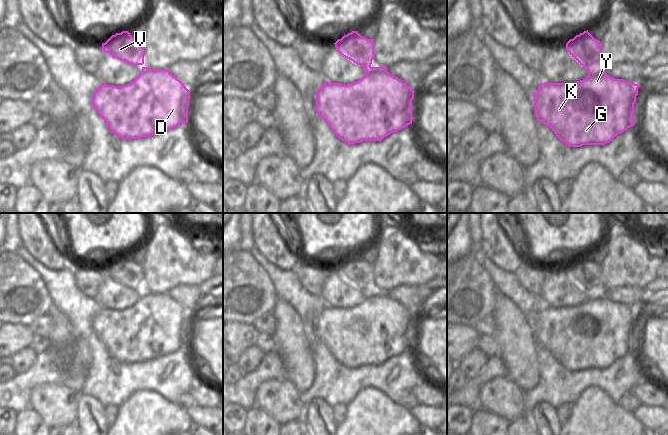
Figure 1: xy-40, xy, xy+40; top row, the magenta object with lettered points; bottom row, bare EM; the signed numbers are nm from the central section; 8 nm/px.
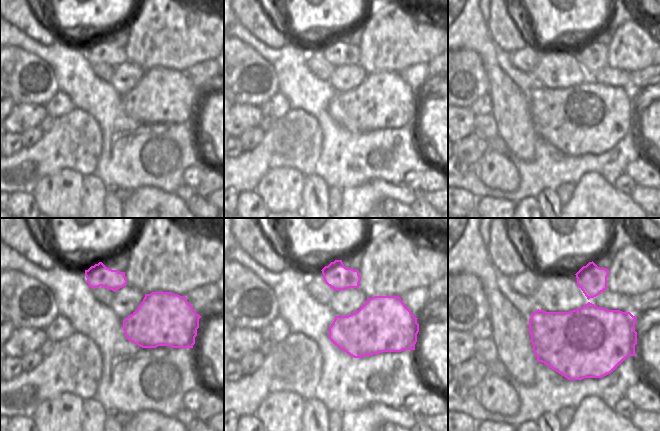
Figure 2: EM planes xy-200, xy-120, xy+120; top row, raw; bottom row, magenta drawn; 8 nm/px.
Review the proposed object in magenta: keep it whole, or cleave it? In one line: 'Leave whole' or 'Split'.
Split.

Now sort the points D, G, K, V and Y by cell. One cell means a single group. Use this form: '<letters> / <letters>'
D G K Y / V

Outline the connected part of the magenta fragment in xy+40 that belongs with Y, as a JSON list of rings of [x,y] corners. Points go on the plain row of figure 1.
[[[588,297],[588,300],[575,307],[541,307],[534,318],[534,334],[536,342],[539,346],[547,349],[558,361],[560,365],[569,371],[581,371],[583,369],[605,369],[612,365],[617,359],[623,357],[628,352],[634,350],[634,328],[636,327],[636,320],[638,319],[638,312],[640,309],[629,307],[623,303],[615,303],[605,297]]]

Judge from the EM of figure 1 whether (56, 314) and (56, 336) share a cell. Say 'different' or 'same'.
same

